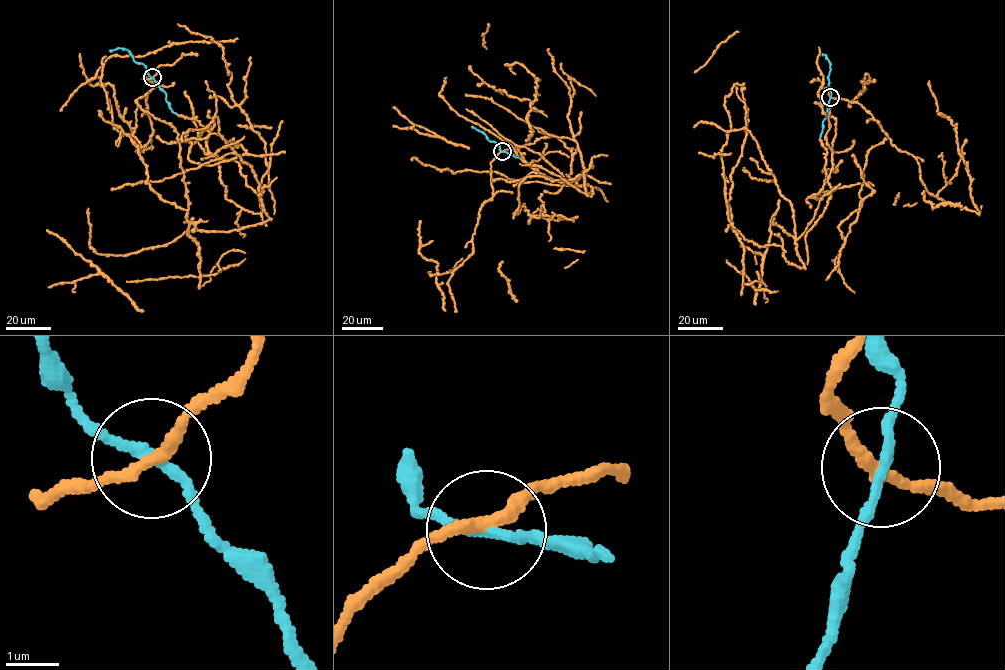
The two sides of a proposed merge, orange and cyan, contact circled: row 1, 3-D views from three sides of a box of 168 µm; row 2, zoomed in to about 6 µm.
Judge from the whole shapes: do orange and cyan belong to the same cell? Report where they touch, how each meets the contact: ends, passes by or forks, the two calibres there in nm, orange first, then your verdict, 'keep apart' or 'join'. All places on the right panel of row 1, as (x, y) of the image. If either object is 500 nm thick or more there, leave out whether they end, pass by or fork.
place (830, 97); orange passes by; cyan passes by; calibres 240 and 170 nm; join

